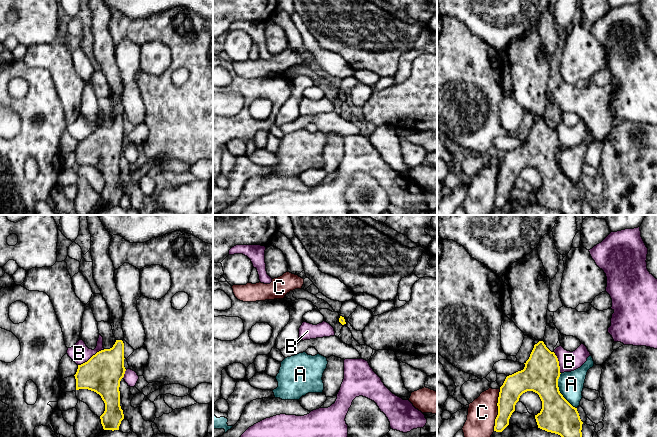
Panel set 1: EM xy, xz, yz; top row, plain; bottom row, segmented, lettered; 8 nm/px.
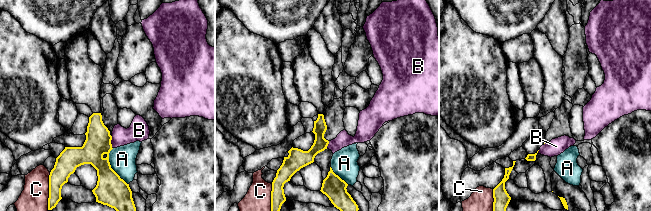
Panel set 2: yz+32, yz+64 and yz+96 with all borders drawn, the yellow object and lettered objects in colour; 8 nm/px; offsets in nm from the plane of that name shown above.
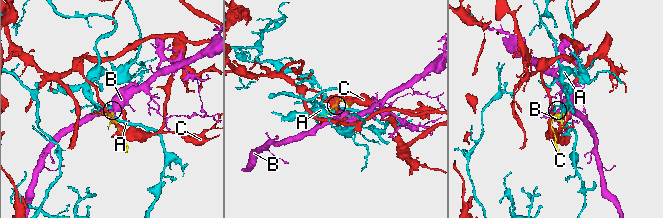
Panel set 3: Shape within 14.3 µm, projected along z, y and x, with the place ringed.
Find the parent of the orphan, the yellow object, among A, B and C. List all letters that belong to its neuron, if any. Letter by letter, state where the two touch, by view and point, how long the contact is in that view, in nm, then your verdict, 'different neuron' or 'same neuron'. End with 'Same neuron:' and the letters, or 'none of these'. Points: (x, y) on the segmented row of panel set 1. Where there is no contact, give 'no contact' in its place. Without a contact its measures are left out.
A: yz (559, 391) | 320 nm | different neuron
B: xy (92, 356) | 260 nm | different neuron
C: yz (498, 410) | 340 nm | different neuron
Same neuron: none of these

